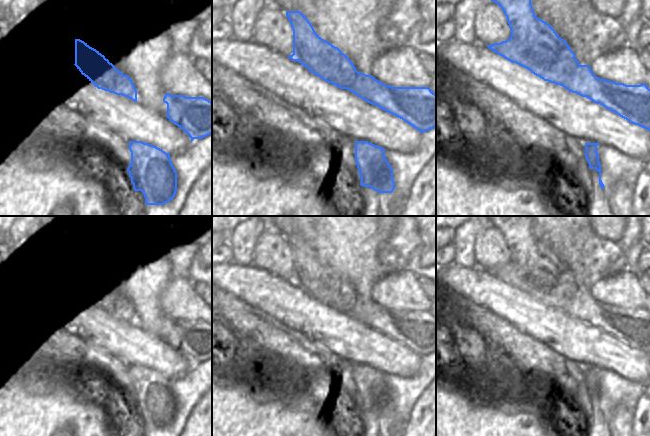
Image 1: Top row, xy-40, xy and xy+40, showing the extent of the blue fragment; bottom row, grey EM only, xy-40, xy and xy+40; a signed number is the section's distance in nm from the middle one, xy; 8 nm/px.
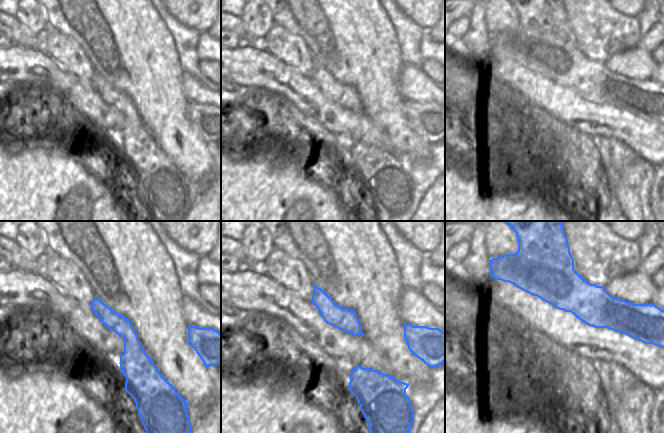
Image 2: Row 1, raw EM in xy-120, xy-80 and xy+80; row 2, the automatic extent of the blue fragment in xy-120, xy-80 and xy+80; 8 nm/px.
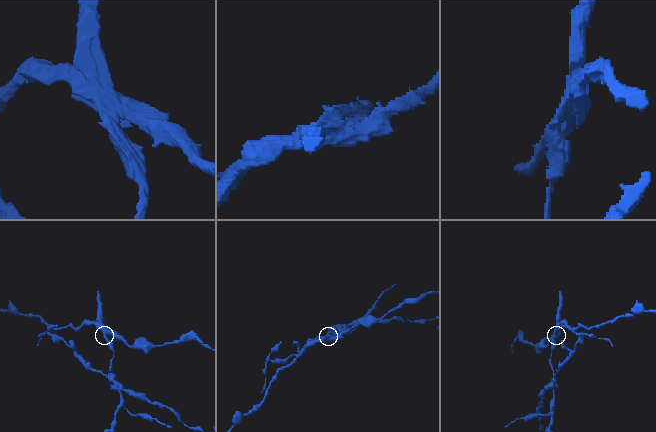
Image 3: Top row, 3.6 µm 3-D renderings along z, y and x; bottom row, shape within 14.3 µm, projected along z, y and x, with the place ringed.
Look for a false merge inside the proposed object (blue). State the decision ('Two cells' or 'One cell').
Two cells

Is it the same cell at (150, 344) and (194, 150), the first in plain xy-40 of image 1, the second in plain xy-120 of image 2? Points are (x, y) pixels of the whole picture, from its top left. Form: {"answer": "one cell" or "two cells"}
{"answer": "two cells"}

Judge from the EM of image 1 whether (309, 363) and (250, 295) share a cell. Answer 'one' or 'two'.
two

